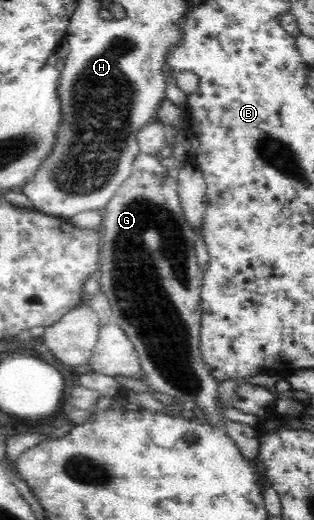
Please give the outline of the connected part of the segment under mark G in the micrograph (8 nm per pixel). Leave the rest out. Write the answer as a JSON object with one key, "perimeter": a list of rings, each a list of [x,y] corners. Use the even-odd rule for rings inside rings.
{"perimeter":[[[137,170],[123,182],[102,212],[104,217],[100,227],[101,251],[97,278],[102,292],[113,305],[111,311],[115,315],[114,324],[127,331],[127,336],[138,353],[141,368],[145,372],[144,379],[115,375],[115,384],[121,387],[122,392],[149,392],[150,389],[154,389],[174,396],[174,399],[181,403],[195,401],[206,412],[203,419],[214,427],[224,427],[227,431],[224,426],[226,419],[222,417],[222,412],[229,406],[223,406],[217,397],[217,387],[221,381],[209,373],[200,352],[202,269],[199,268],[195,256],[195,232],[185,220],[184,210],[177,195],[177,180],[169,175],[163,177],[151,171]]]}

